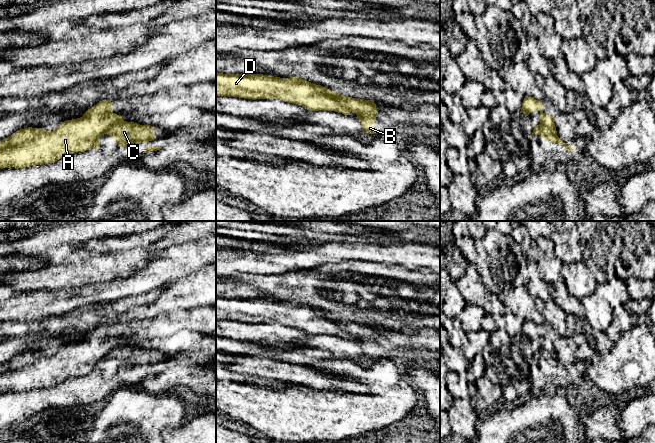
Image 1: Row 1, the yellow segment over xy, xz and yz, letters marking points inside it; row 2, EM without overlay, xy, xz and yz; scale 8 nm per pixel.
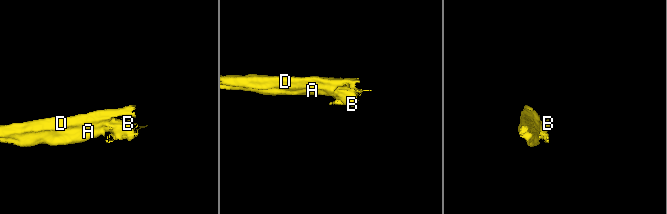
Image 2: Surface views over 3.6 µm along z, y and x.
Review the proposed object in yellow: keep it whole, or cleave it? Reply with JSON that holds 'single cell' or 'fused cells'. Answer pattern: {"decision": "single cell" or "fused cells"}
{"decision": "fused cells"}

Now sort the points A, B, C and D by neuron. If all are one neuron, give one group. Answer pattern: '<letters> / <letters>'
A D / B C

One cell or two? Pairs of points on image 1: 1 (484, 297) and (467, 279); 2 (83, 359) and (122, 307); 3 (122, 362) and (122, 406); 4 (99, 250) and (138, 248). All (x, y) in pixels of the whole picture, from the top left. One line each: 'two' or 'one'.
1: one
2: two
3: two
4: one

